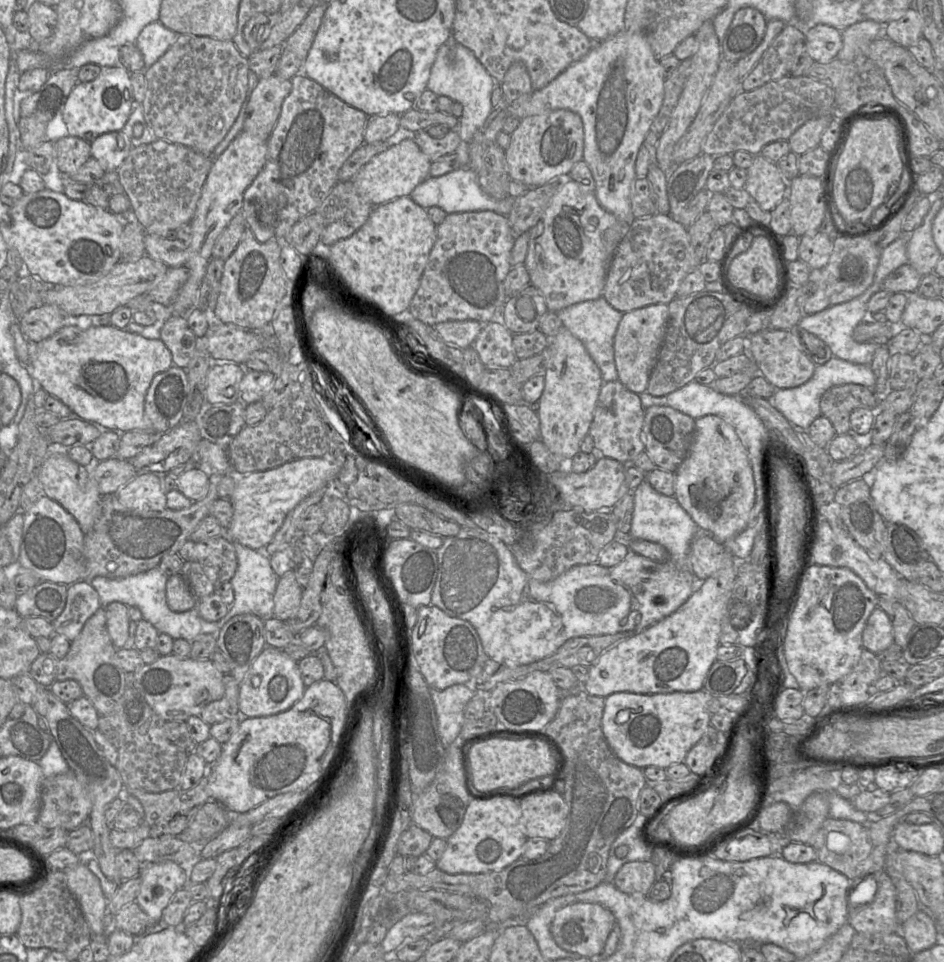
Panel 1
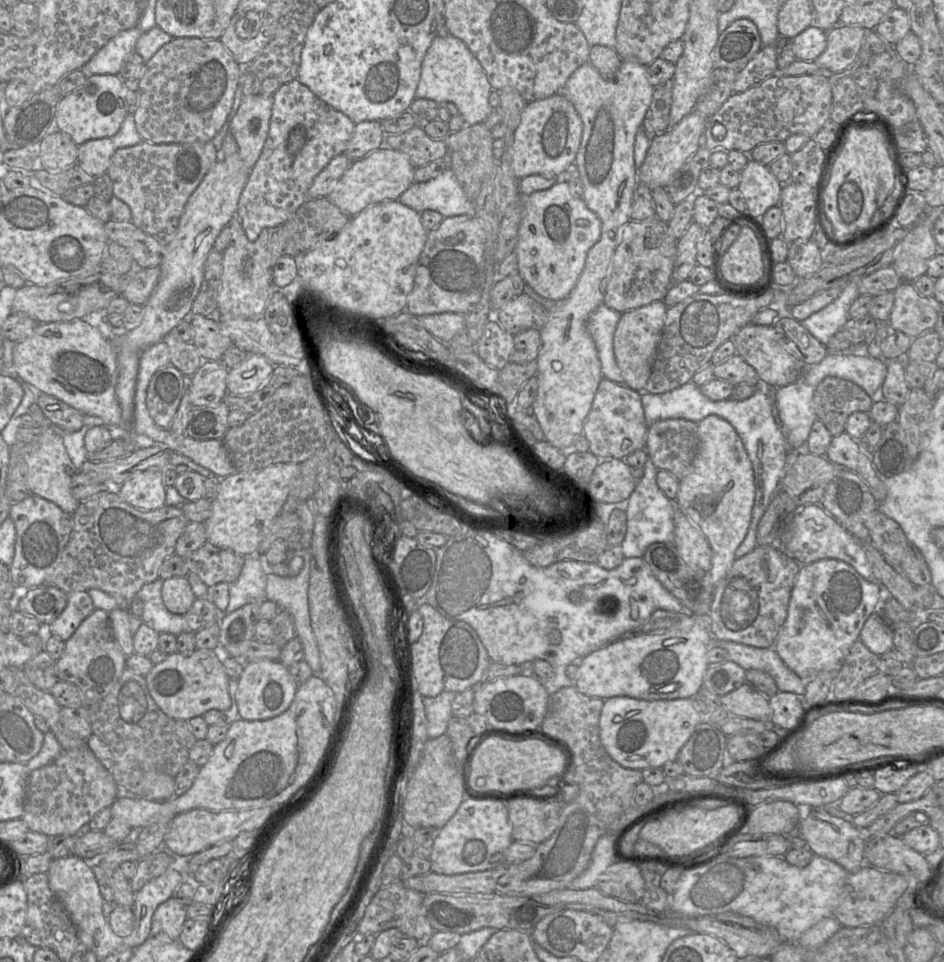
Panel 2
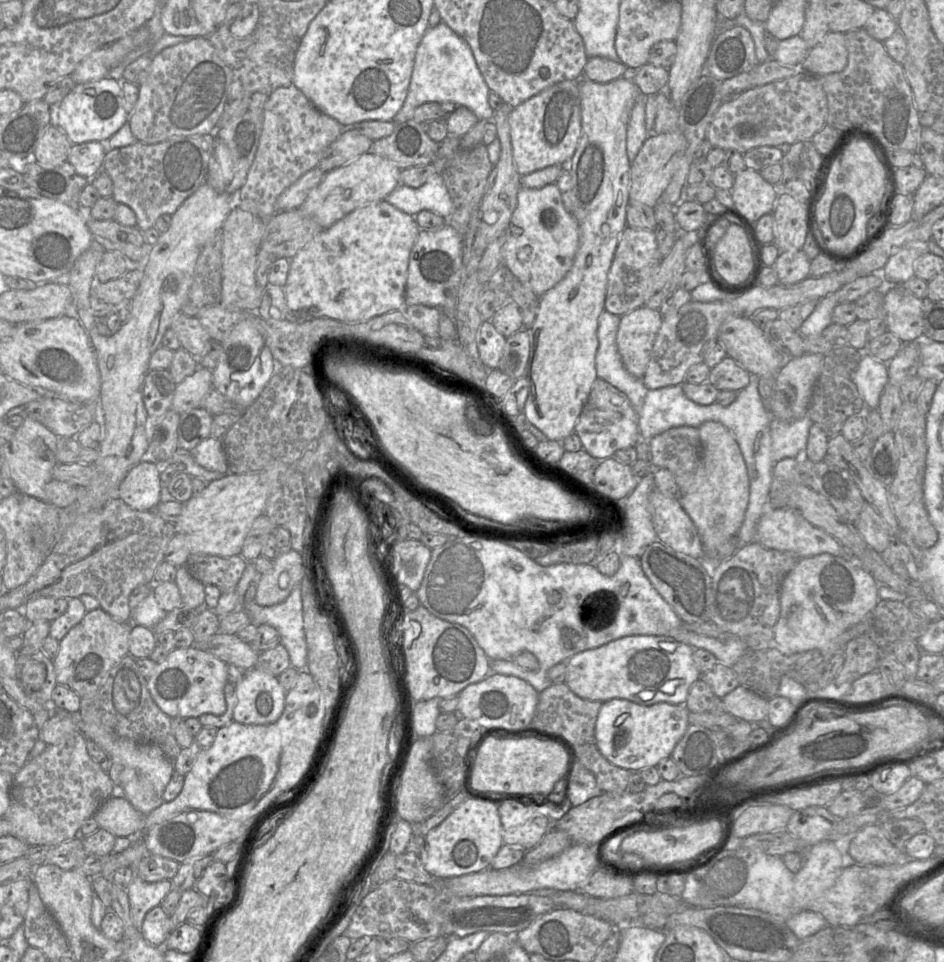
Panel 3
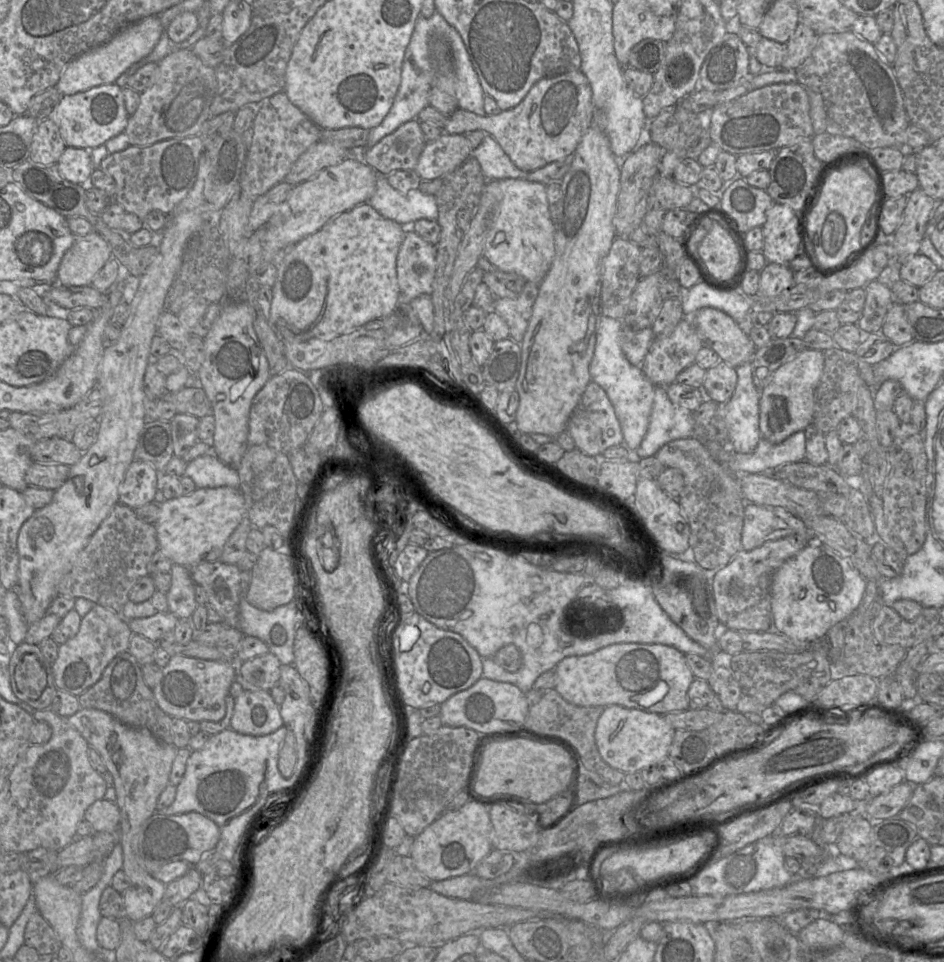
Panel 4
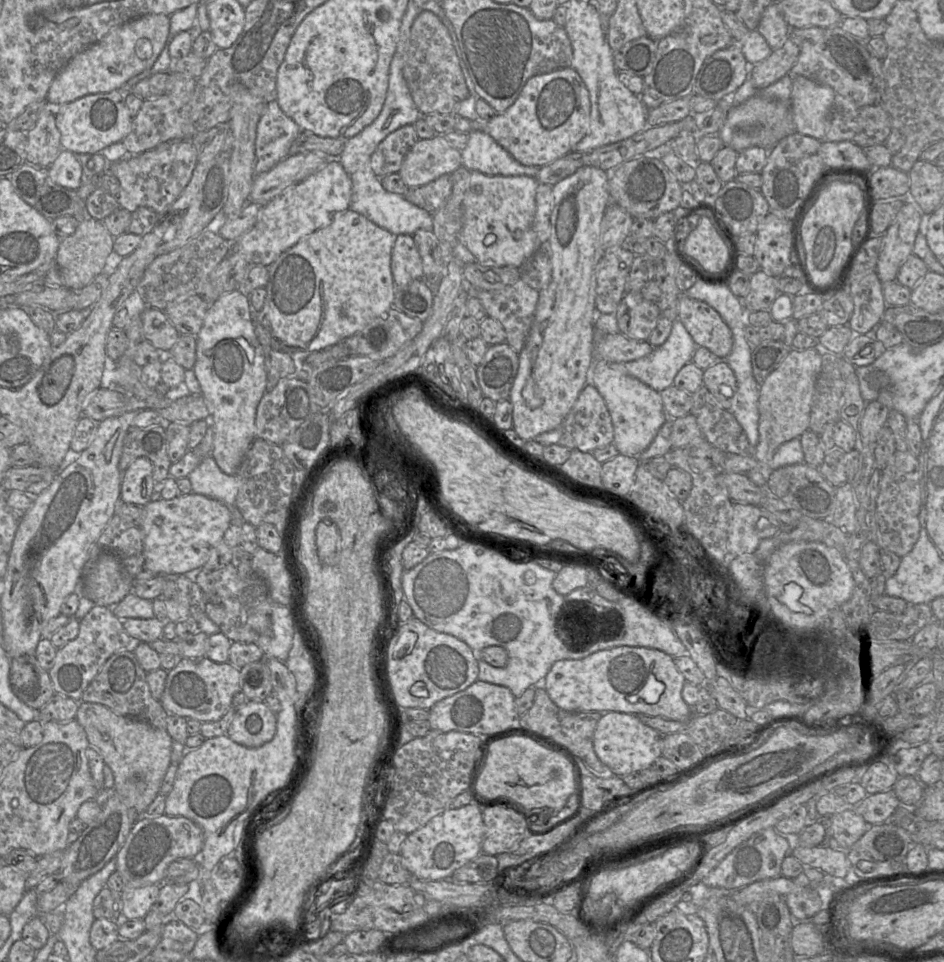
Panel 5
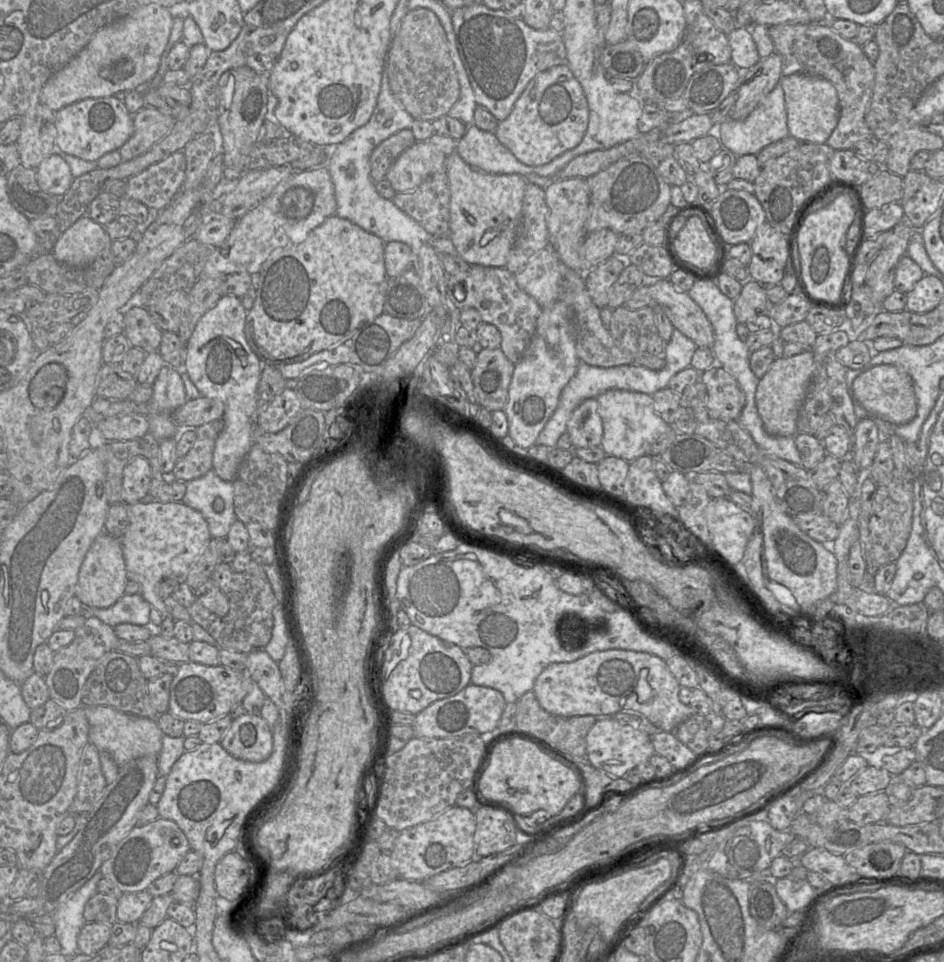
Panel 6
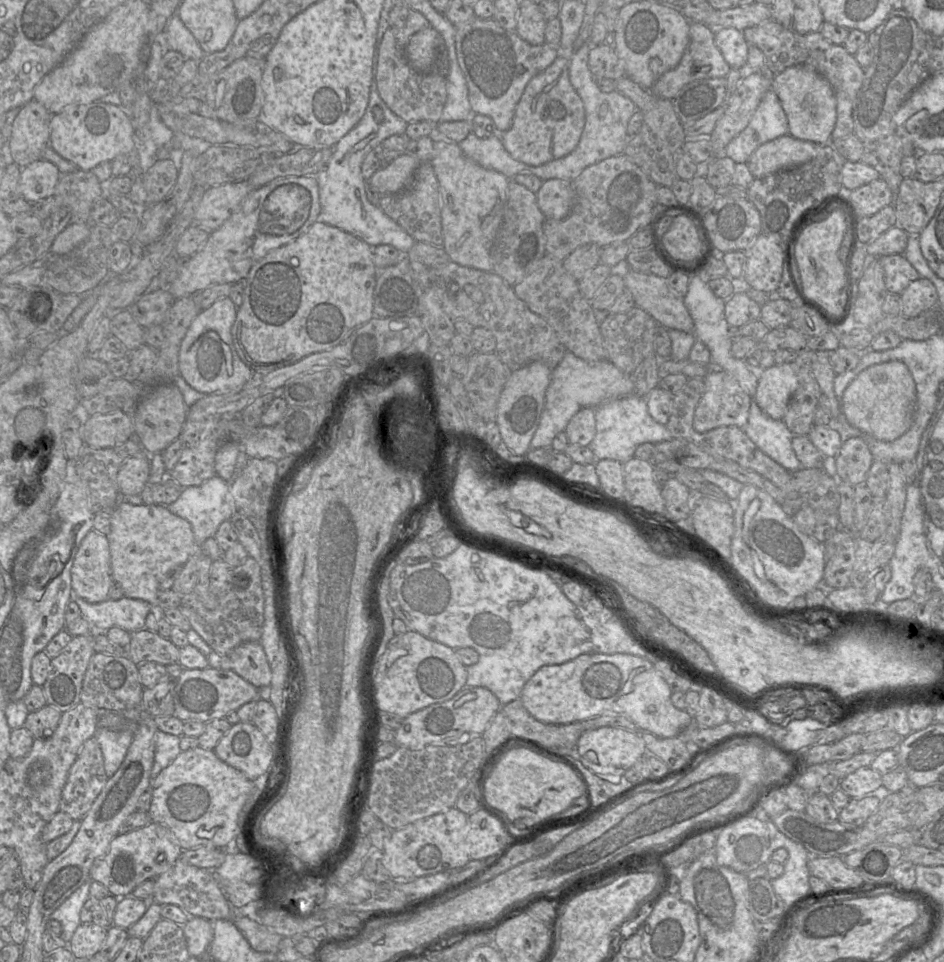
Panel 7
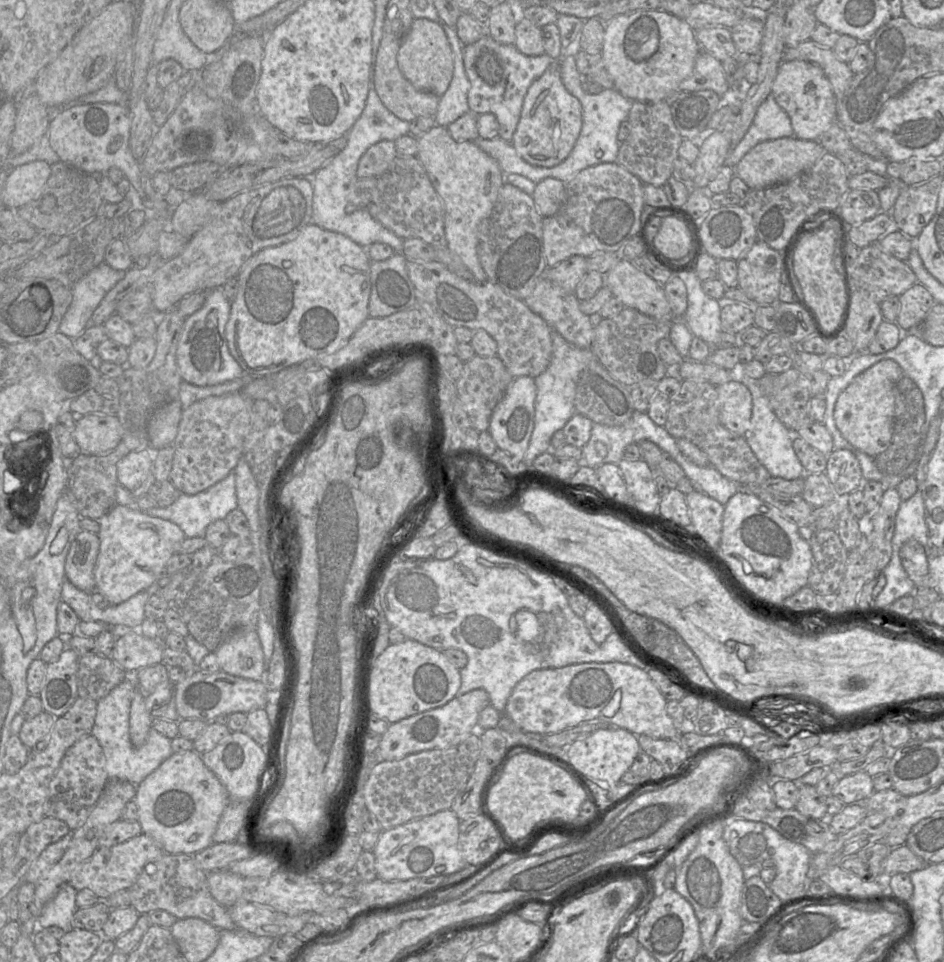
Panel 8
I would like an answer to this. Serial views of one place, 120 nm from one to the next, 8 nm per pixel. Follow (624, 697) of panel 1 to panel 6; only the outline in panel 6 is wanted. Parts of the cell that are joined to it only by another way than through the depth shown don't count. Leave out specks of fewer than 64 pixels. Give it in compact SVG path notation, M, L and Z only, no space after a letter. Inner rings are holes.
M597 717L598 720L586 736L586 749L589 763L614 778L624 775L655 754L651 737L613 717Z

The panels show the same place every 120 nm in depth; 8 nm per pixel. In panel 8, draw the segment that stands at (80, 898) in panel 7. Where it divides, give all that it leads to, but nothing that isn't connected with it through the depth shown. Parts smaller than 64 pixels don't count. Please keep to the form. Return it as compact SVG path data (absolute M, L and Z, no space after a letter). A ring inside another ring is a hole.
M70 884L60 888L52 900L43 908L37 919L39 929L58 926L66 933L73 930L72 918L77 910L76 896L78 891Z

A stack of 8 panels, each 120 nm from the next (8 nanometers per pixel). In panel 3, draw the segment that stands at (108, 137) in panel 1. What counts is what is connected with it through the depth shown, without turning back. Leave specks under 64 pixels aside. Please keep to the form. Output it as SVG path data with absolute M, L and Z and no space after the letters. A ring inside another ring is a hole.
M98 141L73 144L67 162L74 167L80 176L91 180L103 169L107 150L106 143Z

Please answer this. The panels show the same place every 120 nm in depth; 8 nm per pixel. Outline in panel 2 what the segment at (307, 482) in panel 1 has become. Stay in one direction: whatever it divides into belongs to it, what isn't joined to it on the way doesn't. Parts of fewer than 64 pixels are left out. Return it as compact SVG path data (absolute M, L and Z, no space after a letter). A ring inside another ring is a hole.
M276 463L249 472L234 472L223 478L217 496L212 500L211 516L204 522L207 542L223 549L229 549L241 556L254 556L265 529L281 512L287 497L300 475L300 464Z

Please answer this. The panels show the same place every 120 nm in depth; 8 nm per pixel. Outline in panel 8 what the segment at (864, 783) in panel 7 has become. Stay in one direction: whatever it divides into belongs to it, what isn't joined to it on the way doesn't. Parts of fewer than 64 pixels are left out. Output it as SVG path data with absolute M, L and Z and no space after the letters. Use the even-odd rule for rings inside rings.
M859 771L841 778L832 790L832 796L845 805L862 804L874 793L873 777Z

